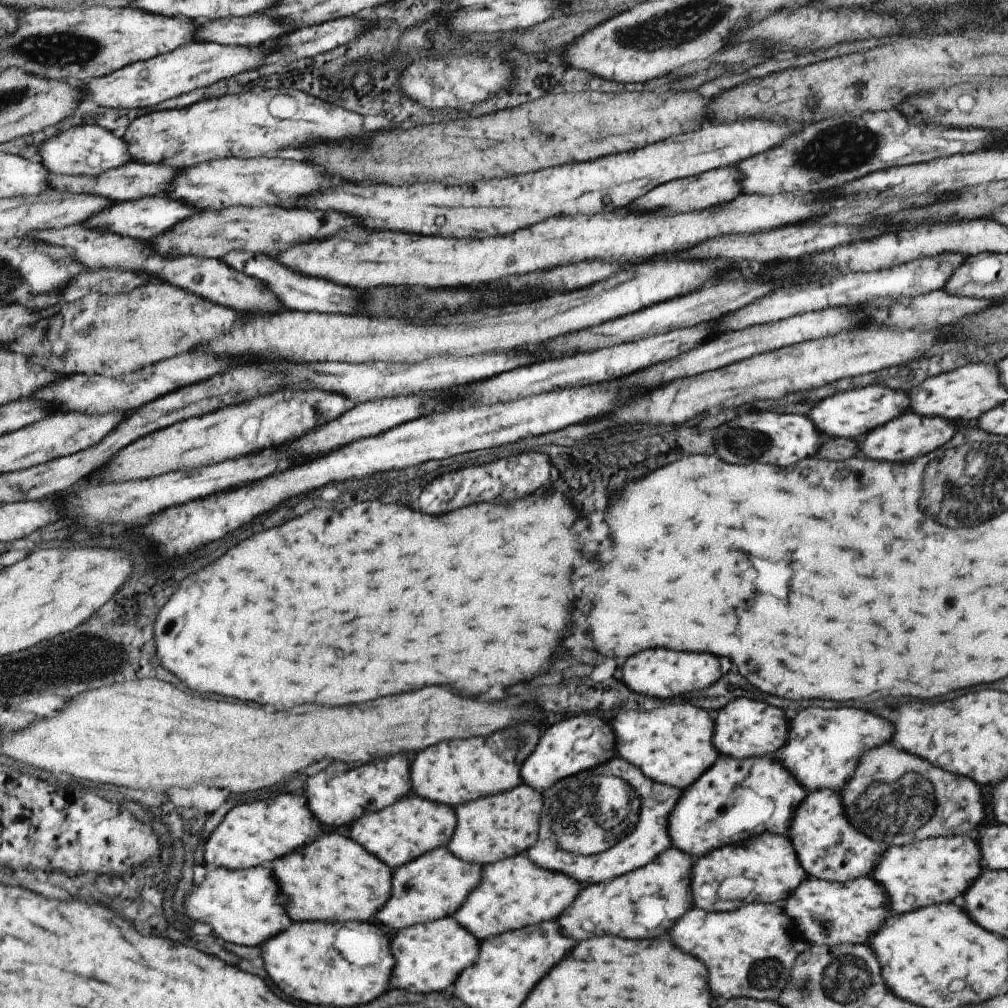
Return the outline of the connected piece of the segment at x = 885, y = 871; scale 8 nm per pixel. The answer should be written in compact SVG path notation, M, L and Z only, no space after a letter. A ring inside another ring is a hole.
M953 836L930 837L916 844L890 845L870 876L885 888L888 908L894 914L902 914L930 905L958 901L983 872L978 840L968 836Z

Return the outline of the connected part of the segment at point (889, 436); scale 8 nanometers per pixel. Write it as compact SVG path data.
M908 410L898 418L867 432L859 440L859 447L872 460L908 462L908 460L918 458L920 454L924 456L943 447L957 433L958 426L959 423L944 417L922 416Z

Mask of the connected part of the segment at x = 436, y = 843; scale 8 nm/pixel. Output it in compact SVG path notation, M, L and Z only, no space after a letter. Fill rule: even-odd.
M406 796L381 811L362 815L355 822L350 828L350 838L390 868L398 868L434 848L444 848L454 834L456 814L450 806L434 804L420 796Z

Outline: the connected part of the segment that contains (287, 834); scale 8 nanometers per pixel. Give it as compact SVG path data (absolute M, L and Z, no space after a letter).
M280 794L270 800L250 802L230 809L208 838L204 858L208 866L216 865L228 870L269 867L276 859L304 848L320 834L321 822L309 809L307 798L302 794Z

